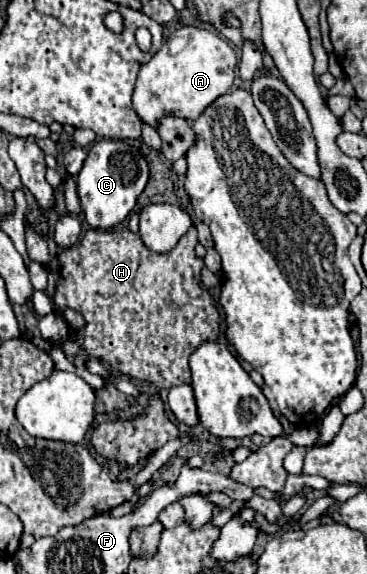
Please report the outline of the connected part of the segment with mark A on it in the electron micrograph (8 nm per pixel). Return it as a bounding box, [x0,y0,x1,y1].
[134,27,236,127]

